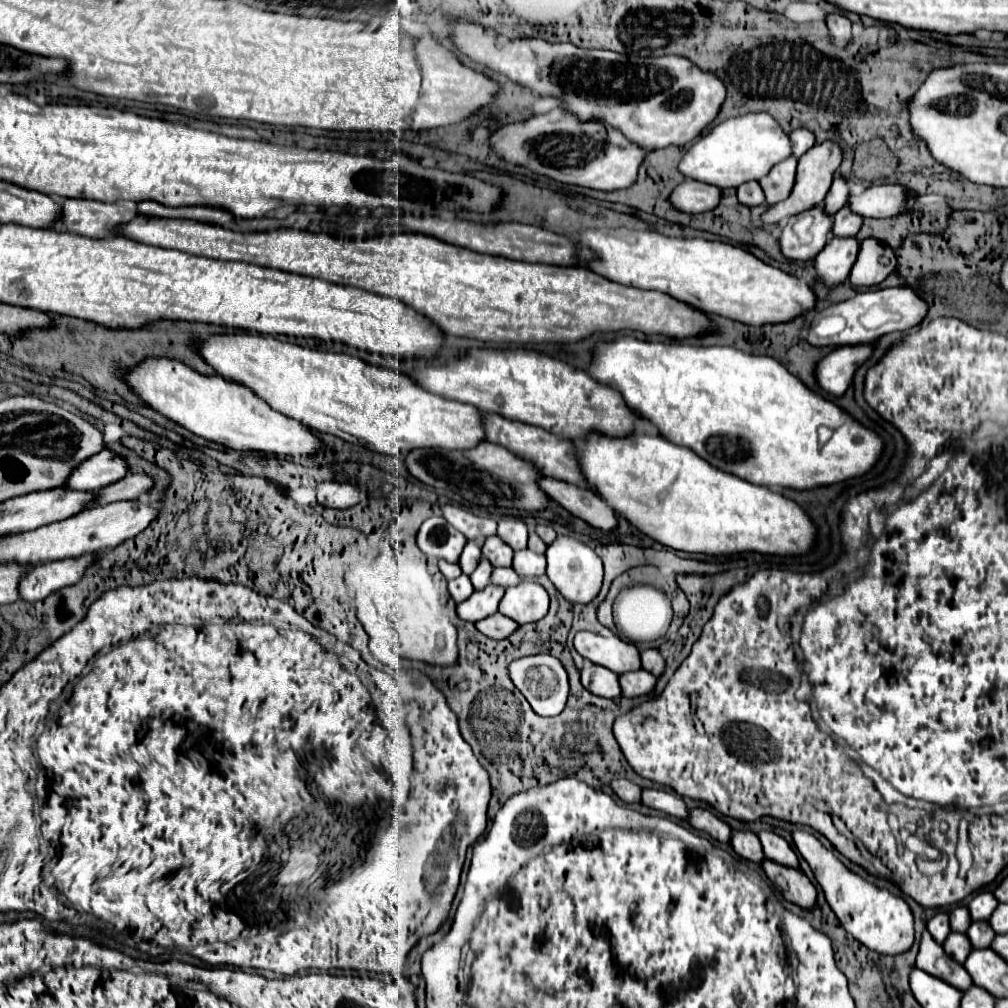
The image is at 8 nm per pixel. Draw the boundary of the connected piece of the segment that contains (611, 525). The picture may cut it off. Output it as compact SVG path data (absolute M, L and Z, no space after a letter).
M551 477L541 479L541 487L553 501L557 501L561 507L565 507L575 517L583 519L595 529L601 531L615 531L617 529L617 515L615 511L591 489L569 485L565 481L557 481Z

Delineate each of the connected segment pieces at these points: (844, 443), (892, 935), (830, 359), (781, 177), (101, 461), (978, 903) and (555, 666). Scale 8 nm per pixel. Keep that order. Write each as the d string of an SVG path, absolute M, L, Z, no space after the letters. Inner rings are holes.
M619 337L613 343L595 347L589 375L601 383L613 381L627 405L655 423L671 443L689 447L713 467L753 485L797 491L829 487L869 473L885 447L885 441L875 431L863 427L835 403L805 387L775 359L747 355L735 347L693 347L677 341L675 345L663 345L645 343L635 337ZM819 427L833 431L833 437L825 445L817 441Z
M795 831L793 843L801 857L809 863L819 885L823 887L825 899L835 911L837 919L855 939L859 939L865 947L881 955L899 955L909 951L915 941L915 929L911 909L902 896L893 895L887 889L879 889L873 883L863 881L859 875L851 873L831 851L821 845L821 841L817 841L807 831Z
M853 345L839 347L829 353L815 369L815 377L823 391L831 395L843 395L853 381L855 371L871 357L873 345Z
M789 157L779 165L775 165L771 173L759 181L769 205L781 203L791 195L791 189L795 183L795 167L797 167L797 159Z
M105 449L99 455L89 457L83 461L69 477L67 487L79 489L79 491L97 491L101 487L107 487L109 483L115 483L123 479L129 473L129 463L115 455L113 451Z
M983 891L977 897L973 897L973 901L969 903L969 913L973 921L987 921L989 915L993 915L993 911L997 909L999 901L995 899L993 893Z
M551 655L521 657L521 659L515 659L513 663L509 663L507 675L513 681L513 685L525 695L531 709L539 717L555 717L565 709L567 695L569 695L569 683L567 683L567 671L563 669L559 659L555 659Z

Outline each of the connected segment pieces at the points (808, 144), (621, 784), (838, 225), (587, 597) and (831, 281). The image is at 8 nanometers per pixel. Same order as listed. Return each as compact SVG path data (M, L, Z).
M805 129L791 131L789 137L791 137L791 141L793 141L793 155L795 155L797 159L815 145L815 135L813 135L811 131L805 131Z
M615 779L611 783L611 789L625 803L639 803L641 801L641 787L637 787L635 783L631 783L627 779Z
M845 205L841 211L837 211L833 219L835 219L833 235L837 235L837 237L855 237L863 225L863 217L853 213L849 205Z
M561 535L561 537L555 539L553 545L547 547L547 577L551 579L551 583L557 587L557 591L569 603L587 605L597 597L597 593L601 589L603 565L601 565L601 559L595 555L595 551L591 547L583 545L575 537Z
M833 237L823 251L815 257L815 271L825 285L833 287L849 277L849 271L857 259L859 241L857 239L837 239Z

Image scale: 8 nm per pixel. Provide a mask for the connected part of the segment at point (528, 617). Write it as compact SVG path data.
M521 581L515 587L505 591L505 597L499 605L499 613L515 619L515 623L537 623L543 619L549 609L549 595L547 591L535 581Z

